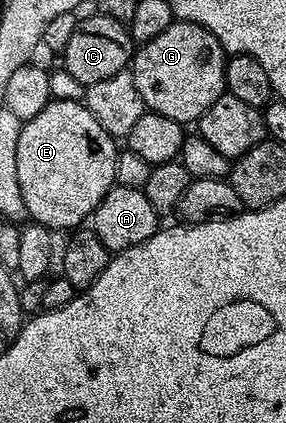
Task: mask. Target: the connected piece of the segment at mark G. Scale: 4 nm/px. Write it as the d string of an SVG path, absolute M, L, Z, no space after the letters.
M174 20L166 32L143 43L133 53L130 69L138 96L153 114L161 114L181 124L195 123L226 92L222 44L206 28L193 22Z

